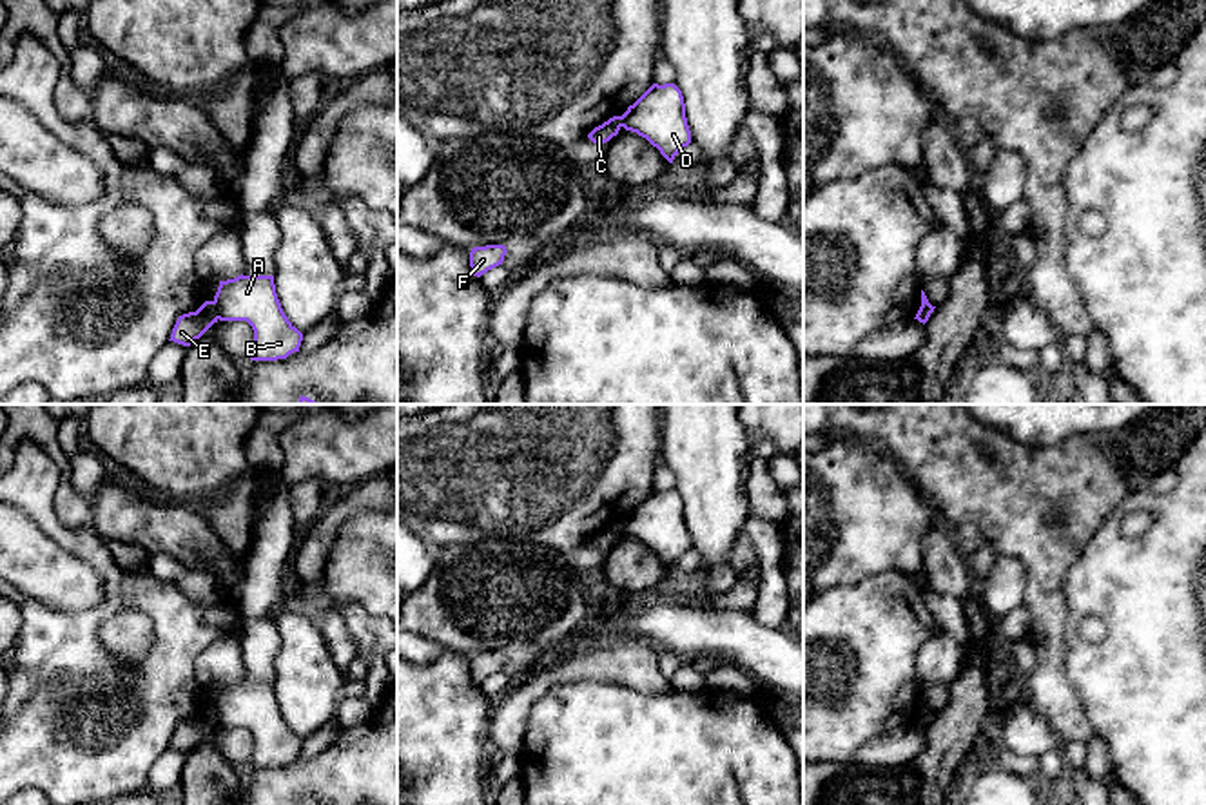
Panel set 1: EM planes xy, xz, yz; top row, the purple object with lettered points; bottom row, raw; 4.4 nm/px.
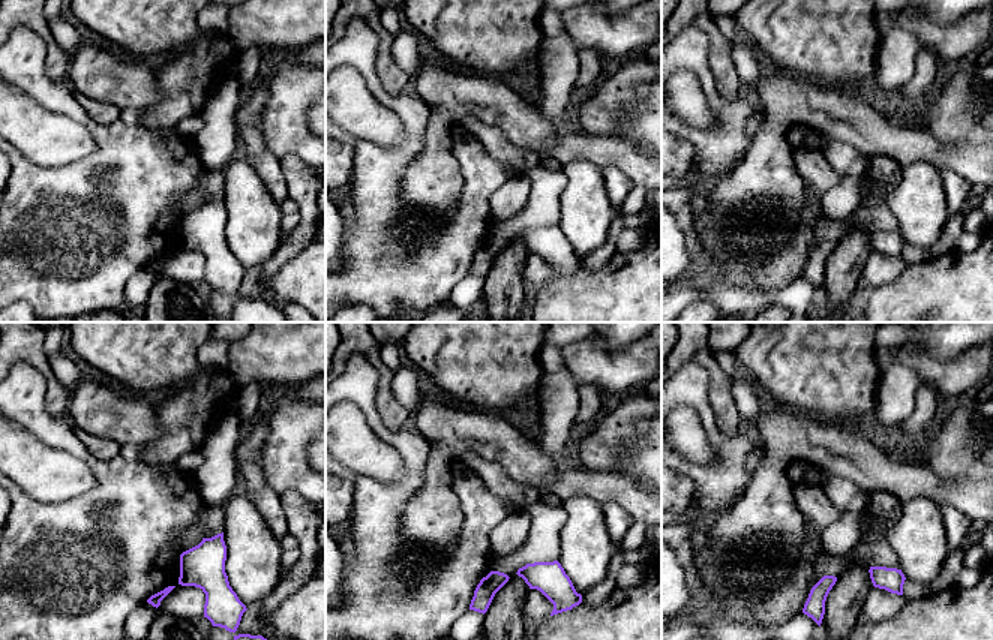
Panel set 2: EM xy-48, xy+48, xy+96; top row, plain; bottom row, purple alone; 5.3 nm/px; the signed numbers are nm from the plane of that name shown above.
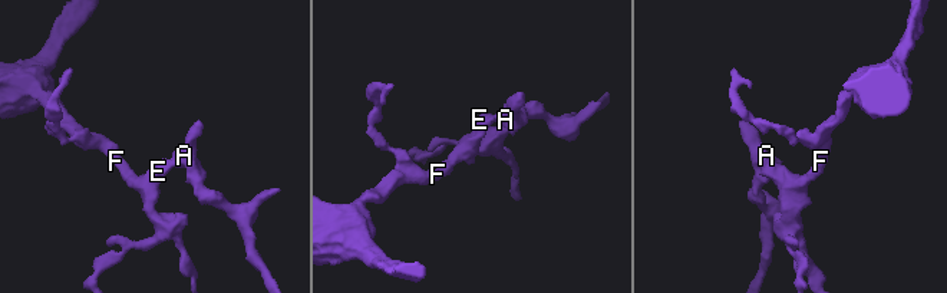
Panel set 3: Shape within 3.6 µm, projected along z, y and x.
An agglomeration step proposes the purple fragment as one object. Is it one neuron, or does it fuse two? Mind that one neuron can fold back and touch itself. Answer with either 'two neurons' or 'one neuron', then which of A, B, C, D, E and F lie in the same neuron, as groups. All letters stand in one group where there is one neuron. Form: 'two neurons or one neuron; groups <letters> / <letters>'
two neurons; groups A B D / C E F

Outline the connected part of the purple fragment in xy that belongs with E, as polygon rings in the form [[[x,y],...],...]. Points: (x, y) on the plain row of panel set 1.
[[[205,707],[196,718],[189,718],[178,723],[169,747],[190,752],[214,729],[218,729],[218,714],[212,707]]]

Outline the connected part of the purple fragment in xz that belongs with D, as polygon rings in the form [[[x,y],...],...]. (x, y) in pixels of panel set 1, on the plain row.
[[[653,490],[627,513],[620,529],[646,544],[669,569],[691,549],[684,502],[675,490]]]

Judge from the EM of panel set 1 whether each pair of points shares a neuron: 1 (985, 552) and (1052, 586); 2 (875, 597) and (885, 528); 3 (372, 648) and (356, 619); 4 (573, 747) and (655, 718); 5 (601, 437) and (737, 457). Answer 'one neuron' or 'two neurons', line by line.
1: two neurons
2: two neurons
3: one neuron
4: one neuron
5: two neurons

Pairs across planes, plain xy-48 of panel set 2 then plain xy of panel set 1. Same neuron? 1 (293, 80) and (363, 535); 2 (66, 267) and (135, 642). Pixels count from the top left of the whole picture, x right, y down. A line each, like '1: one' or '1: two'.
1: one
2: two

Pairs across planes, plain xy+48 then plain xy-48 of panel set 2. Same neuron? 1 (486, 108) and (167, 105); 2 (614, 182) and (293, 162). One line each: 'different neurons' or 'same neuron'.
1: different neurons
2: different neurons

